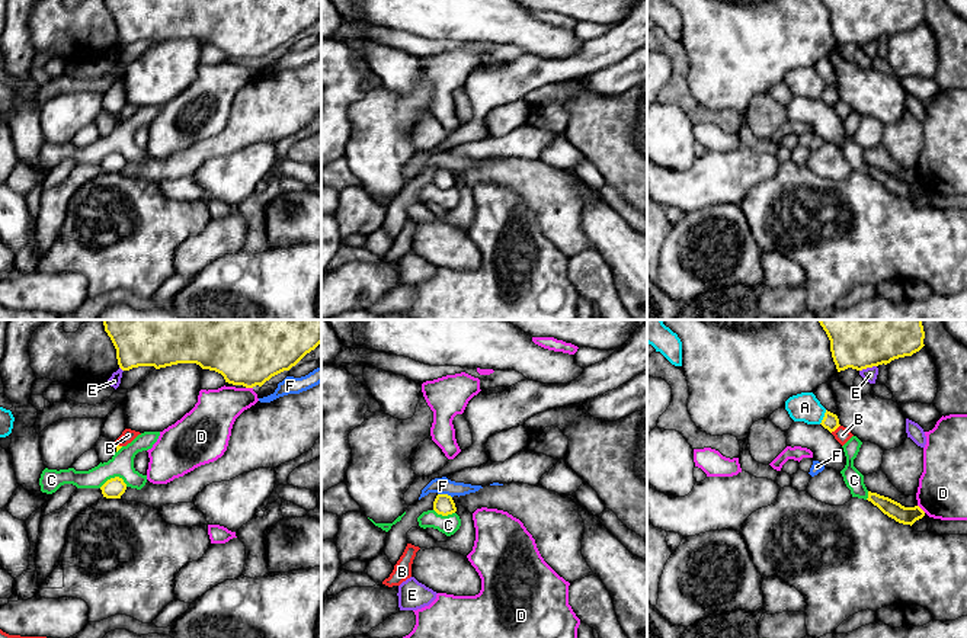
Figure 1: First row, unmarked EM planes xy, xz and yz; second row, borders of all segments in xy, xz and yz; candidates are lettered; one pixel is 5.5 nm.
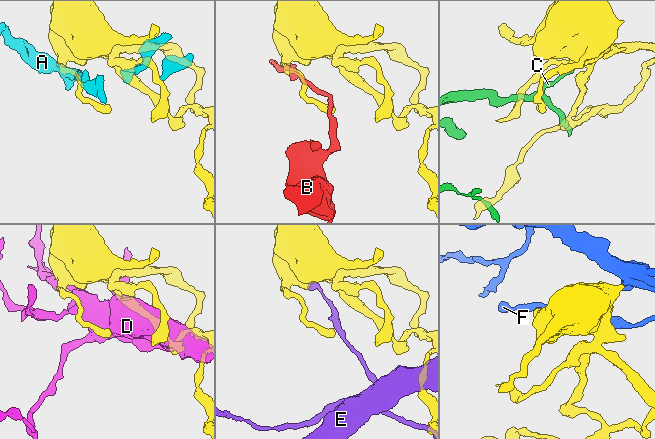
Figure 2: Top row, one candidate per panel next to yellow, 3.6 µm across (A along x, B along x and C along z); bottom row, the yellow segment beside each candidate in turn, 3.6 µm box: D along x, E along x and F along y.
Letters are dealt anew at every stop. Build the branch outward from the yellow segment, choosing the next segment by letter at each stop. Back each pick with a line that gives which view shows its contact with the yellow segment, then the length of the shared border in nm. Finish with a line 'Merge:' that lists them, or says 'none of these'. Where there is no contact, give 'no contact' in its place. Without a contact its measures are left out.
F: contact in xz; length 80 nm
Merge: F

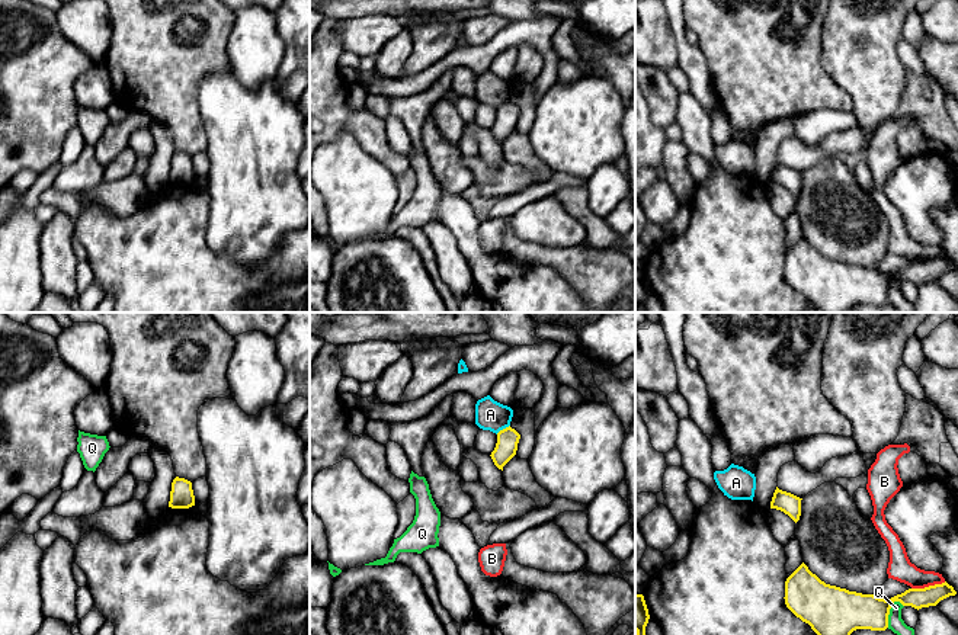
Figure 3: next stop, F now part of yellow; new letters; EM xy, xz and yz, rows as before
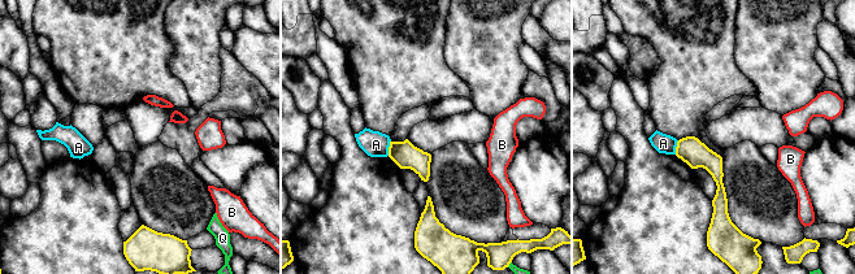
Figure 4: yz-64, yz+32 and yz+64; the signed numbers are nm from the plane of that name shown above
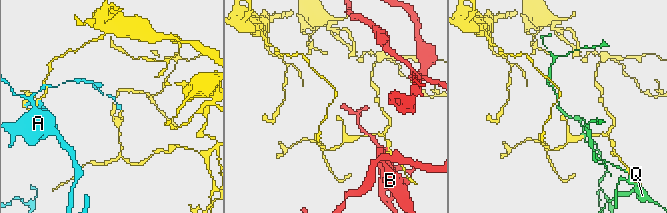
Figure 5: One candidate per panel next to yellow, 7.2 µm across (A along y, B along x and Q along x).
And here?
Merge: none of these

